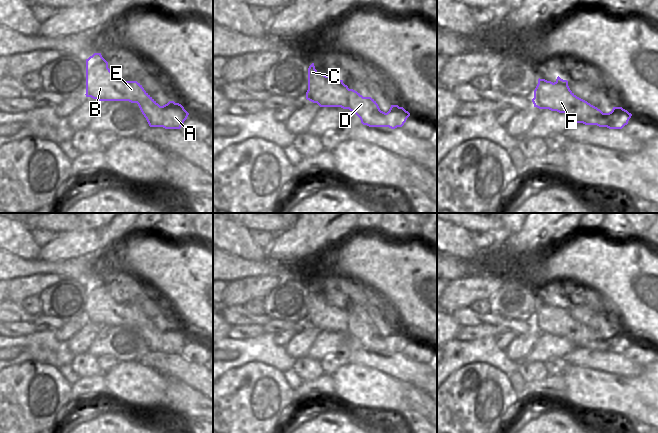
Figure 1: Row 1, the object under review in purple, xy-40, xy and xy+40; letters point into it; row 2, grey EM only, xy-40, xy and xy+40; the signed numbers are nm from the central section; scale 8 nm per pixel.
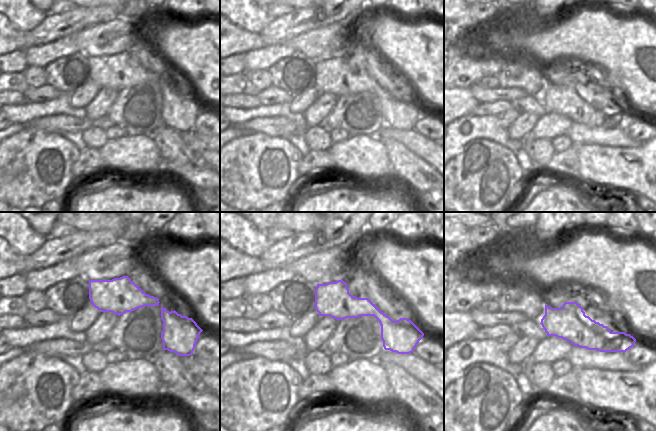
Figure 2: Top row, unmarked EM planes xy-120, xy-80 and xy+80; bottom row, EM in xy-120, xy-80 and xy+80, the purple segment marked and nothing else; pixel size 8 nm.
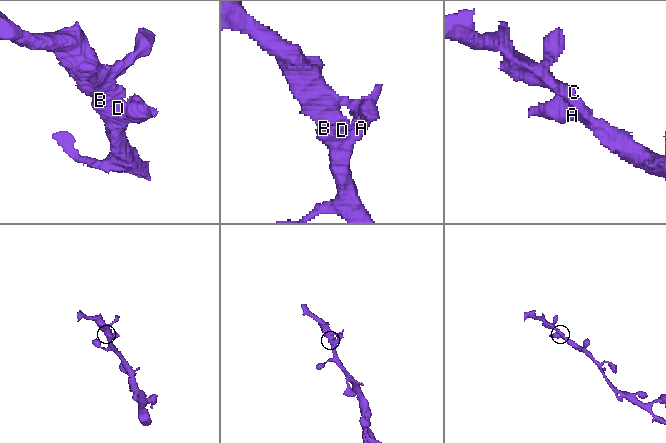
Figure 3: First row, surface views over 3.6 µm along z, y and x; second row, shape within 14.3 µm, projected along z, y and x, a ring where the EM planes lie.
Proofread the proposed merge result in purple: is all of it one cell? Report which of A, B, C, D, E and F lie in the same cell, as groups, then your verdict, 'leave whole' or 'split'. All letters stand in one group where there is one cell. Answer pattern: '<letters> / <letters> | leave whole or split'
A B C D E F | leave whole

